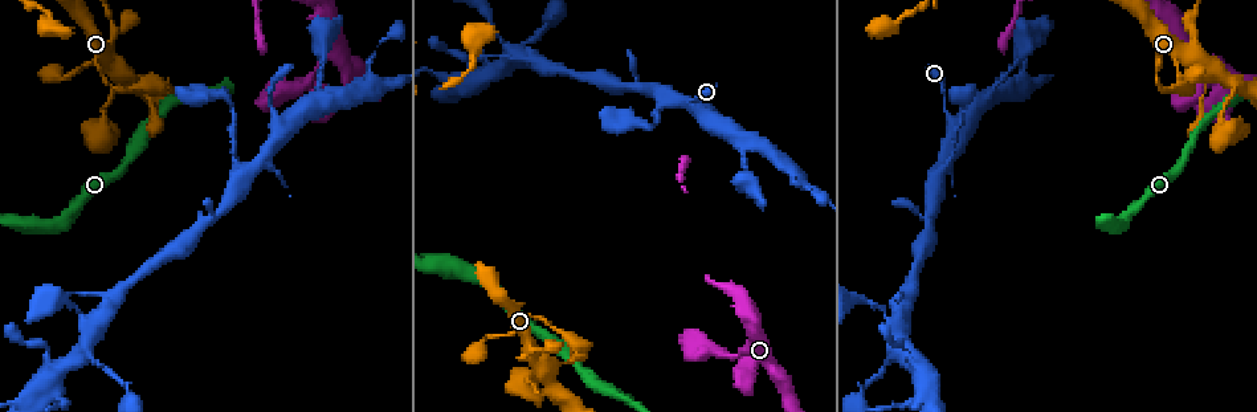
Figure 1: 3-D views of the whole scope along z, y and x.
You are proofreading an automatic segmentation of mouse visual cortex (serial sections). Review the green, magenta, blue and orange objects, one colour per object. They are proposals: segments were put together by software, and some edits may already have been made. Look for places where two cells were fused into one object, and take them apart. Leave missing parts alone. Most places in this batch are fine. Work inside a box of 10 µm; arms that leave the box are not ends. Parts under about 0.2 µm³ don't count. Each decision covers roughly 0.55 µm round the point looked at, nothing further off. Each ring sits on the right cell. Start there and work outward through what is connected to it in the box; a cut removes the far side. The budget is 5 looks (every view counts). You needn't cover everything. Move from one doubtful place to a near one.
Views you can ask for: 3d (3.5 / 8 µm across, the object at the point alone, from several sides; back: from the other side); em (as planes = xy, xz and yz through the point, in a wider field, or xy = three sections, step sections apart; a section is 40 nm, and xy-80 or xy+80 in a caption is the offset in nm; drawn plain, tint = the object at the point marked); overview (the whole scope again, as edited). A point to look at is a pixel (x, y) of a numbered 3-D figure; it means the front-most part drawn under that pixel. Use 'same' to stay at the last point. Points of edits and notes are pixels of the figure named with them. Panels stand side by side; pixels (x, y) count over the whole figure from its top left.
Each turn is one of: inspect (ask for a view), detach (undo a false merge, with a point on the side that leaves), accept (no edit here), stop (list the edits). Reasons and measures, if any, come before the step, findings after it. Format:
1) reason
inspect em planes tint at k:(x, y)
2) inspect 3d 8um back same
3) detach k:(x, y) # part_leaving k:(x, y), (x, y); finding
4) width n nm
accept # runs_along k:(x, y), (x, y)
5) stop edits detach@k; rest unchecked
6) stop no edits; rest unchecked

thick turns thin
inspect 3d 8um at 1:(104, 115)

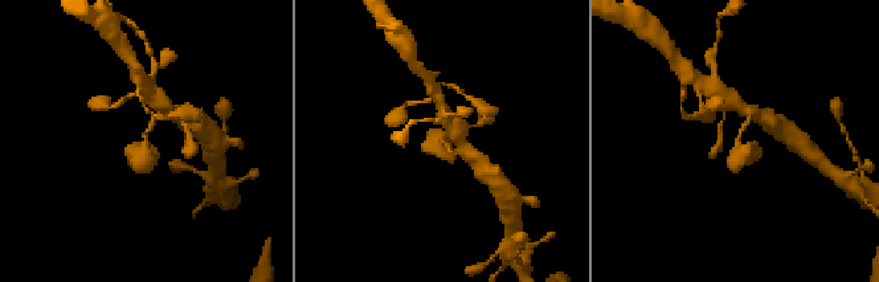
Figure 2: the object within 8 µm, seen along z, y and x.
need the tissue
inspect em xy step 3 tint same

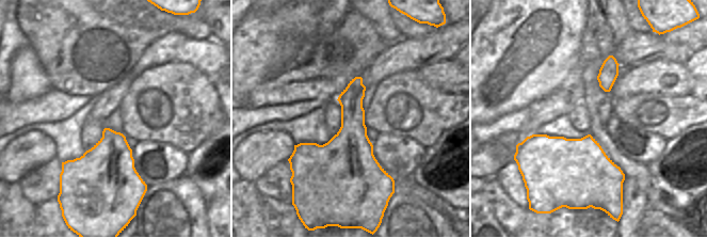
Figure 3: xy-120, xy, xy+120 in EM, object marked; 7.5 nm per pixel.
accept # runs_along 2:(163, 115), (147, 131), (137, 172); all the same cell

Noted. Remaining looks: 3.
small branch off a trunk
inspect 3d 8um at 1:(91, 332)

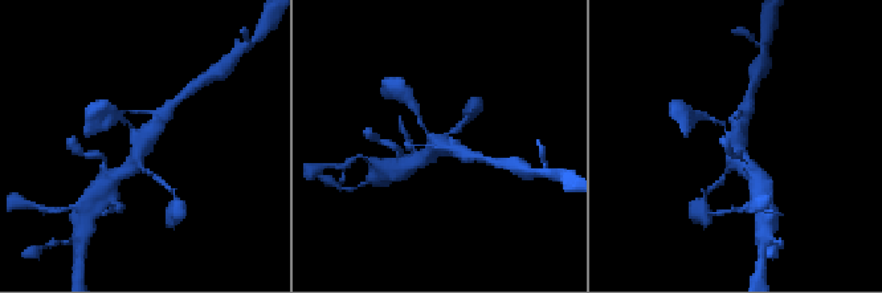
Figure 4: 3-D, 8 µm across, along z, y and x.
inspect 3d 3.5um same

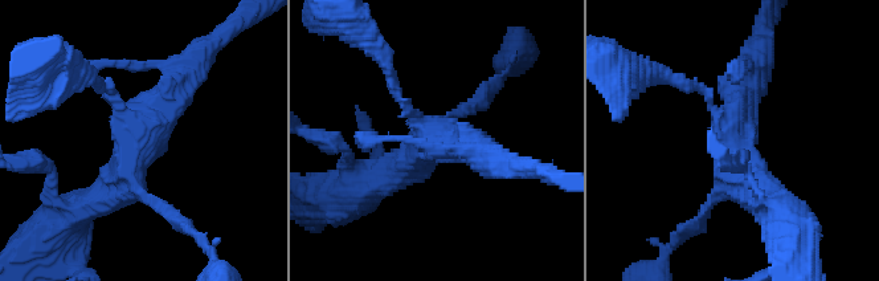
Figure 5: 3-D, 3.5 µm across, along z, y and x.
arms 4; arm_widths 150, 200, 400, 400 nm; now the EM
inspect em xy step 2 tint at 5:(142, 135)

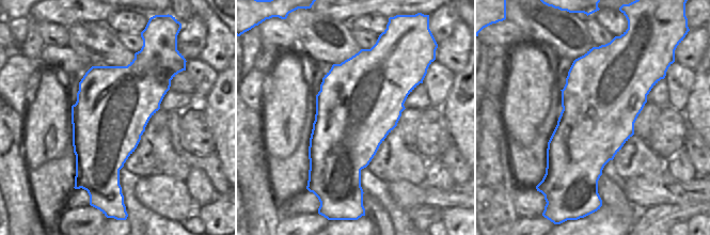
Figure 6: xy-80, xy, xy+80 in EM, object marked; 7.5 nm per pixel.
accept # runs_along 5:(189, 68), (119, 186), (99, 198); continuous, no second cell

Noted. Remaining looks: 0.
stop no edits; rest unchecked

